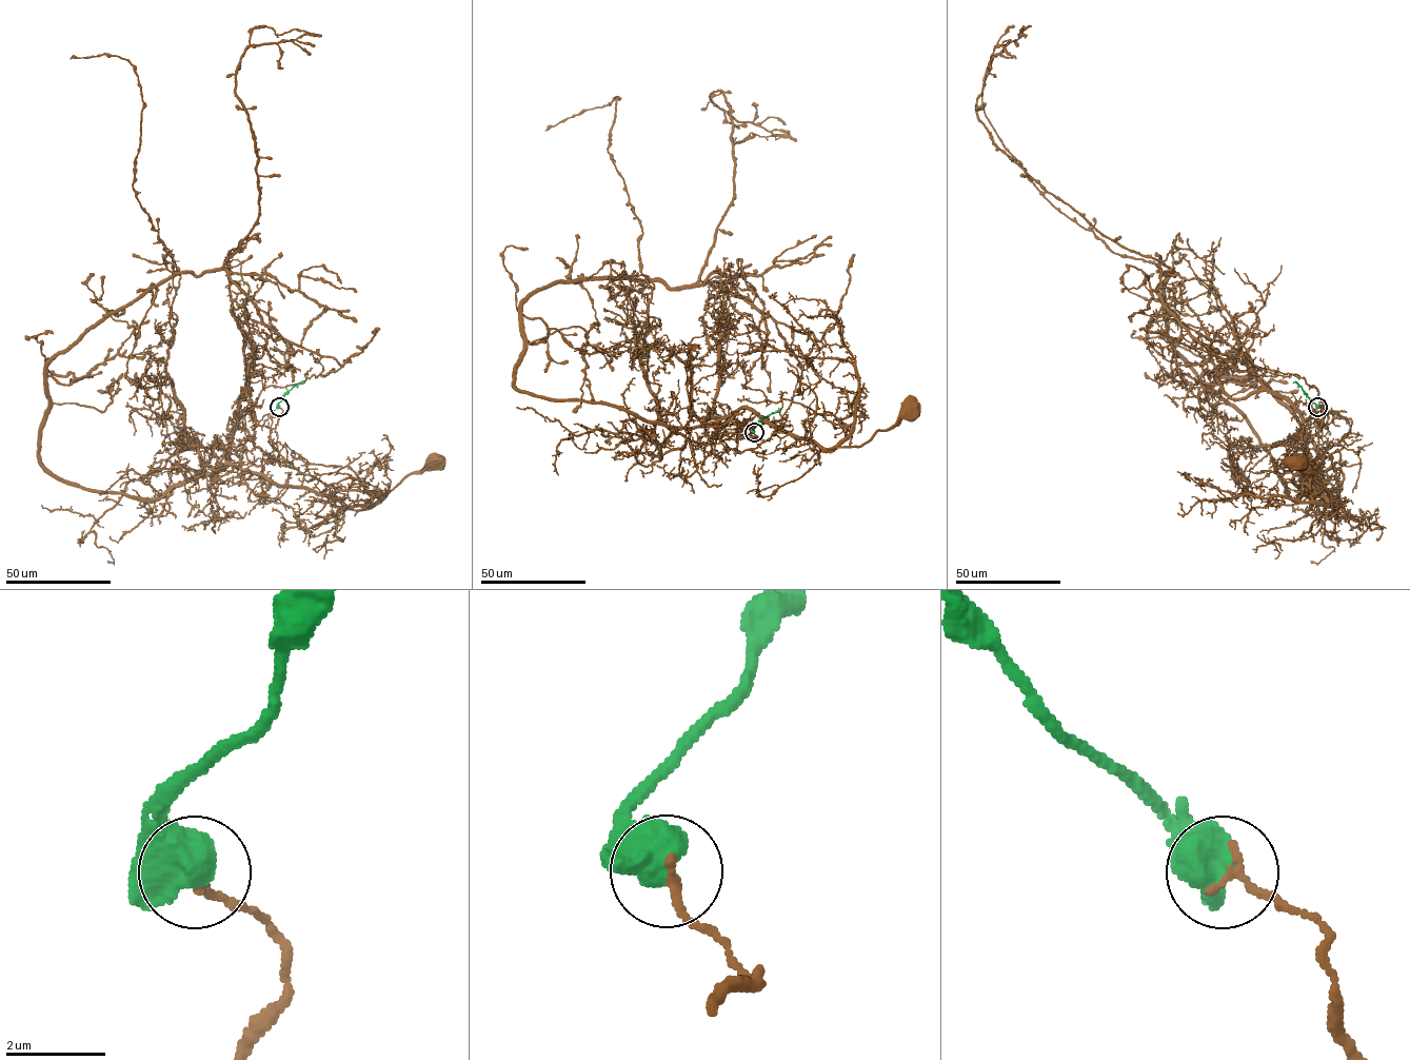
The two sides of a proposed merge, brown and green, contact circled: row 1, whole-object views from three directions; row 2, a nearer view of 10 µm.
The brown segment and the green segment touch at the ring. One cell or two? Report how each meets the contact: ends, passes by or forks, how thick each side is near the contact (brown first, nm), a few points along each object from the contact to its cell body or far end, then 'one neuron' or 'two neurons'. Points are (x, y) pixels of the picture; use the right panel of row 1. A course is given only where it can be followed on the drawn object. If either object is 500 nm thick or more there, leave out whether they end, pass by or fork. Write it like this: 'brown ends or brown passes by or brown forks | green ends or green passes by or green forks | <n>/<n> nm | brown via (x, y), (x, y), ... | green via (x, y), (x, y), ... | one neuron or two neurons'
200/900 nm | brown via (1318, 407), (1316, 455), (1301, 447), (1304, 428), (1308, 466), (1294, 481), (1333, 509), (1296, 462) | green via (1317, 407), (1293, 383) | two neurons

